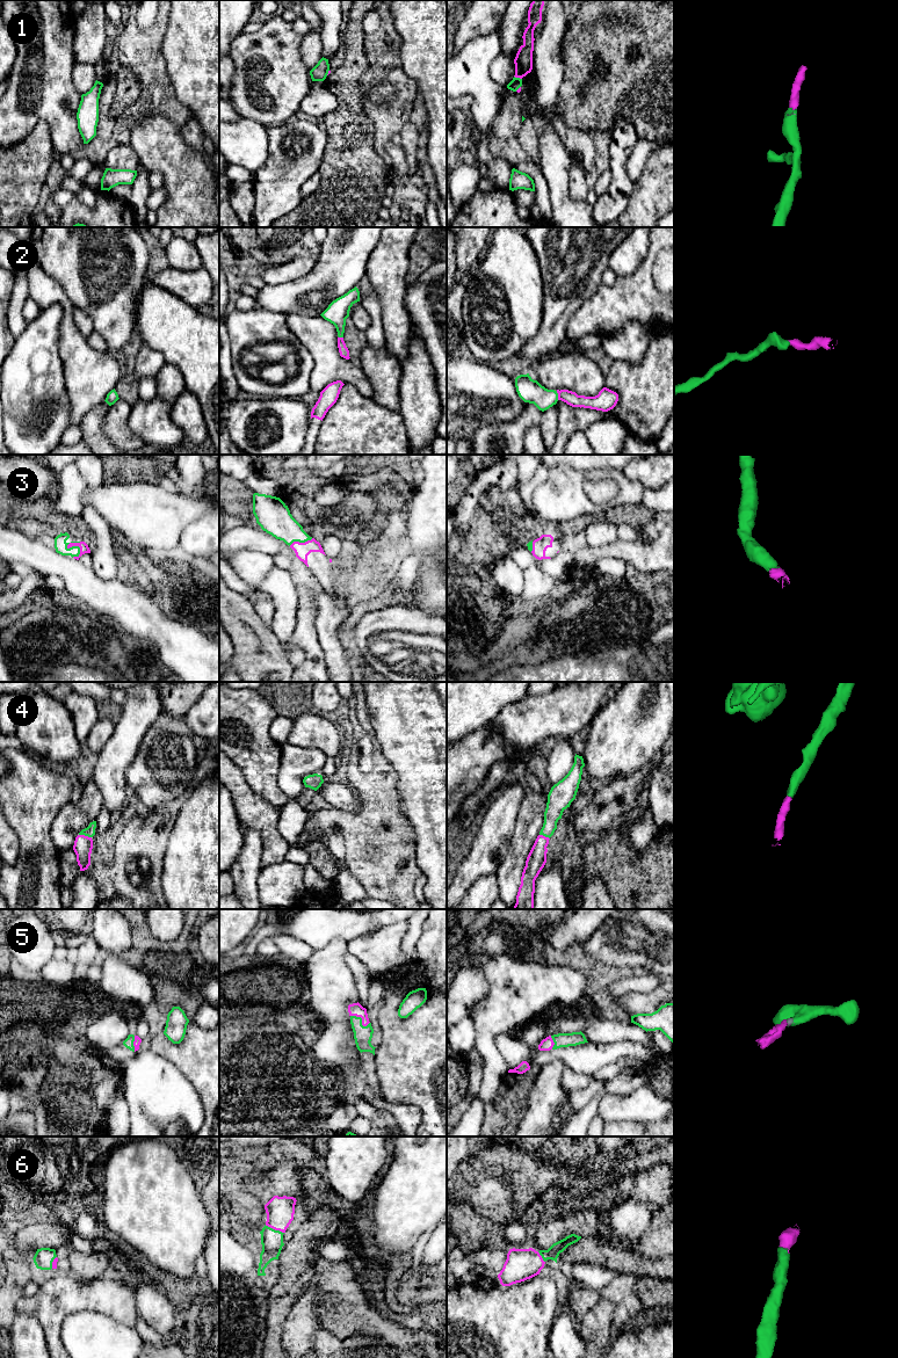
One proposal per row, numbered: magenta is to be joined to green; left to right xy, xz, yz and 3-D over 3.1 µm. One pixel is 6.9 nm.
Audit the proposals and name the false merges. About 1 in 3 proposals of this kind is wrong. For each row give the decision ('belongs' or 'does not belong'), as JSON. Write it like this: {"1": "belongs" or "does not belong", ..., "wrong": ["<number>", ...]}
{"1": "belongs", "2": "belongs", "3": "belongs", "4": "belongs", "5": "belongs", "6": "belongs", "wrong": []}

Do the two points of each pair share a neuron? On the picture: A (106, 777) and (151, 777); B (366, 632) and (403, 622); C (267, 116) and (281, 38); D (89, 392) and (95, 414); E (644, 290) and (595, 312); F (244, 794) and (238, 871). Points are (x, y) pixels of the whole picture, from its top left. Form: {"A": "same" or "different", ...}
{"A": "different", "B": "same", "C": "same", "D": "different", "E": "same", "F": "different"}

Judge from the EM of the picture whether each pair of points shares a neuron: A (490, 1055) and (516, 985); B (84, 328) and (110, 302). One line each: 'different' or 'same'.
A: same
B: different

